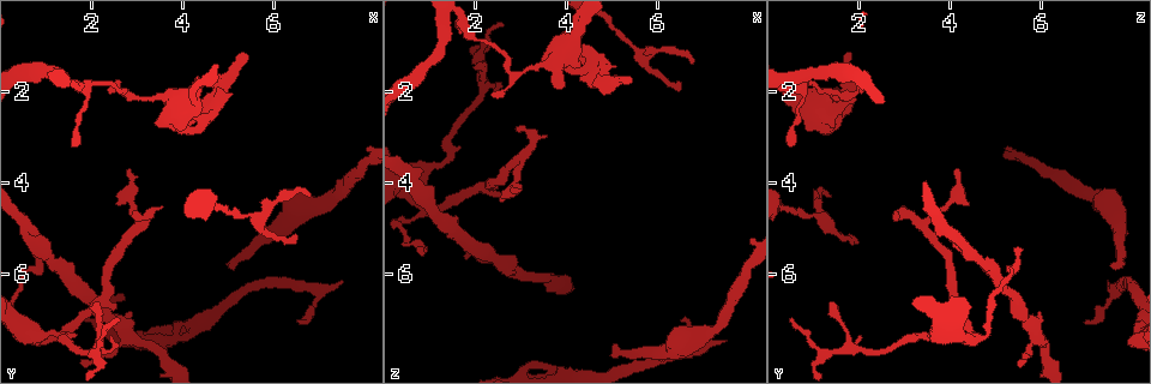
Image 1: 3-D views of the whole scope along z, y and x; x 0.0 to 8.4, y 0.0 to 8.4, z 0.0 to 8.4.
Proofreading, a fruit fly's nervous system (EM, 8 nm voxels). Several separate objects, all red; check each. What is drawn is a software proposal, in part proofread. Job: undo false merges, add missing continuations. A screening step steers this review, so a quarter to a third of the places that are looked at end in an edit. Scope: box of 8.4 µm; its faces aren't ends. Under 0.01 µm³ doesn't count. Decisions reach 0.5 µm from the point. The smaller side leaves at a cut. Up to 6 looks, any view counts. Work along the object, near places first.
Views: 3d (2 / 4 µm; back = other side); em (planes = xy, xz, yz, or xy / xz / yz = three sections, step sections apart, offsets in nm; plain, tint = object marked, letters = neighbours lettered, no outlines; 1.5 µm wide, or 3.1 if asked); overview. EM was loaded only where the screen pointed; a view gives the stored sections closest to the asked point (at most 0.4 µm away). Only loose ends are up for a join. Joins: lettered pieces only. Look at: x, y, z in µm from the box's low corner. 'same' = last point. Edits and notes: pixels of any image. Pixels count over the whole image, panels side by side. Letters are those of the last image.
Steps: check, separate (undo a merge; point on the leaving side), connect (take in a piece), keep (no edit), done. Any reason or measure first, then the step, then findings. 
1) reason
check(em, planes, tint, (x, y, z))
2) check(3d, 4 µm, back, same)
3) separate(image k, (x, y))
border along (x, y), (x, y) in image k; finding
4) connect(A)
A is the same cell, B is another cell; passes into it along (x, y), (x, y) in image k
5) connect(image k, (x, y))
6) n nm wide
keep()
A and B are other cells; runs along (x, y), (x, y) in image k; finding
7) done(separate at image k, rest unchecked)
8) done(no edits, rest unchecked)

an open end
check(3d, 4 µm, (2.85, 4.70, 2.80))

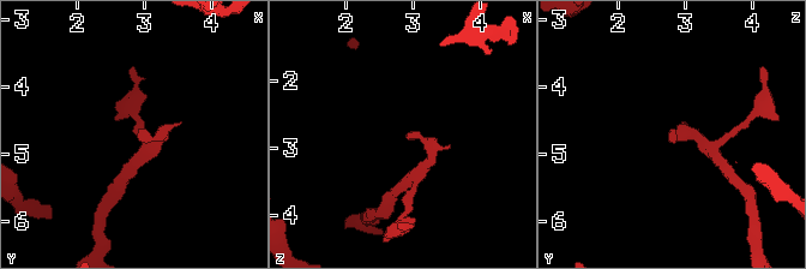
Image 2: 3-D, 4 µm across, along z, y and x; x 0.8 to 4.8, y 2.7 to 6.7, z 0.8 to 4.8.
check(em, planes, letters, (2.90, 4.65, 2.90))

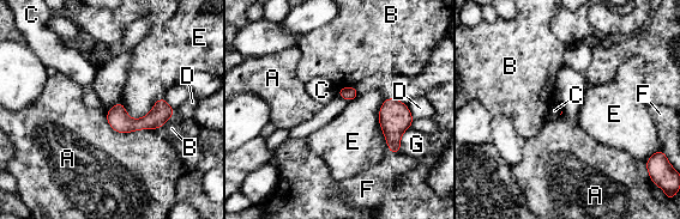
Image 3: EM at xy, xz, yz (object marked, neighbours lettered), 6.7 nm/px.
keep()
A, B, C, D, E, F and G are other cells; runs along (170, 111), (144, 123), (109, 117) in image 3; no lettered piece goes on from it

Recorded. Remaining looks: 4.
thin end
check(3d, 4 µm, (2.60, 7.00, 0.55))

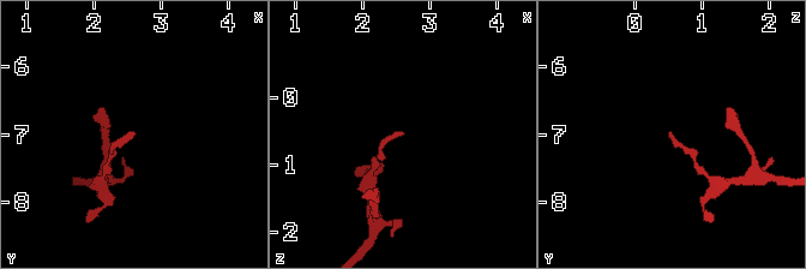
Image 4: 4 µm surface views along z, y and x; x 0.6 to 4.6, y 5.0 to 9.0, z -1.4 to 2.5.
check(em, yz, step 4, letters, (2.65, 7.00, 0.55))

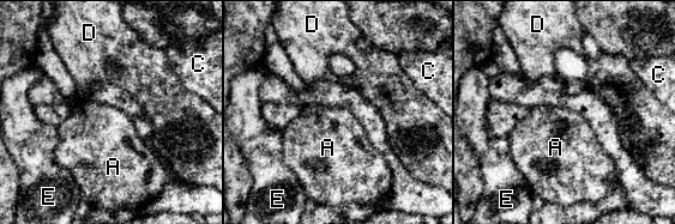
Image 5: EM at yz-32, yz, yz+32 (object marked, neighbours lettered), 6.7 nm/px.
cut it another way
check(em, xy, step 4, letters, same)

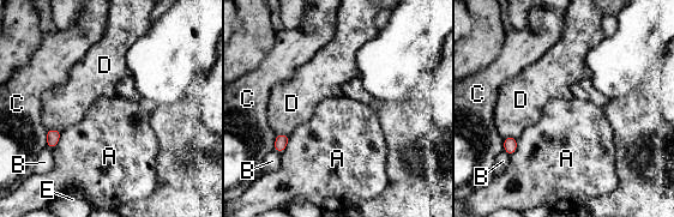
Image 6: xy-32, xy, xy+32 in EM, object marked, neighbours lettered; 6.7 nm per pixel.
keep()
A, B, C, D and E are other cells; border along (289, 136), (287, 148), (281, 154) in image 6; none of them fits

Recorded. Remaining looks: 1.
done(no edits, rest unchecked)

